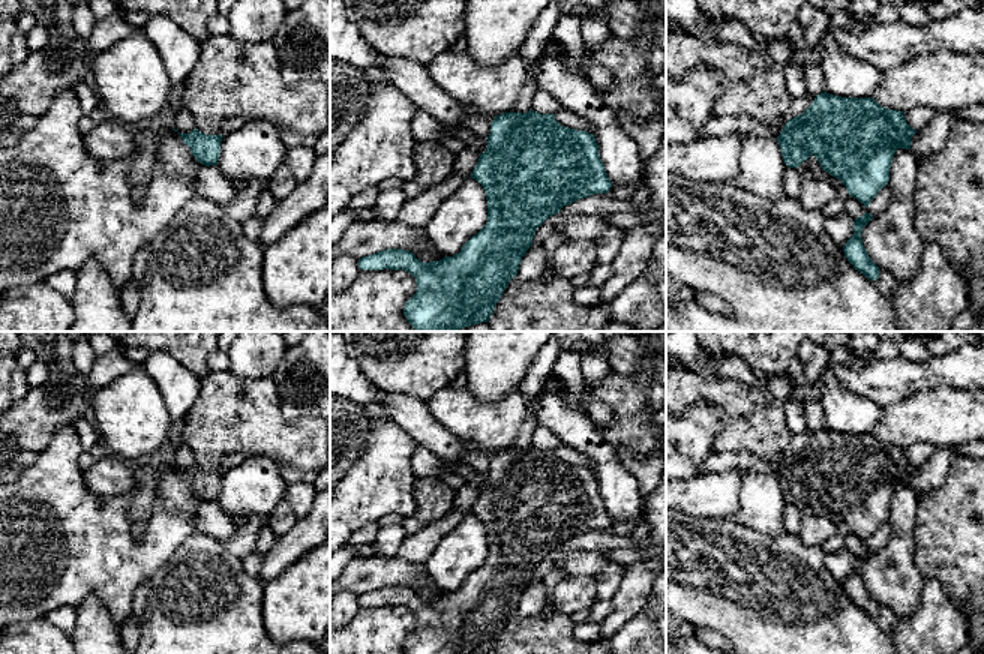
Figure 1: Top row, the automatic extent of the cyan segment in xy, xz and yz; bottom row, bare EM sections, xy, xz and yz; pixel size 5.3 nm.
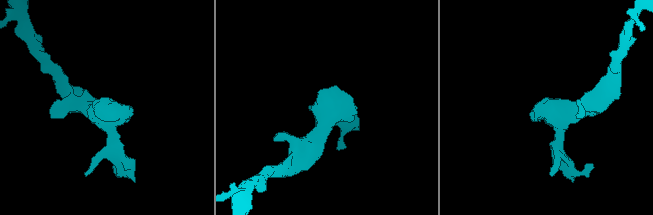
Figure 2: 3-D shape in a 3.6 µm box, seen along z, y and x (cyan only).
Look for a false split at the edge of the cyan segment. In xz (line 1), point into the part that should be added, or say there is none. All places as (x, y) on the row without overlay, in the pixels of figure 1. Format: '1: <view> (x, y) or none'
1: none

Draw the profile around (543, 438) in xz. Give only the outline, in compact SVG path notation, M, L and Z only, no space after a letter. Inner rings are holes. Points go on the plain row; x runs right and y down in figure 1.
M536 423L532 446L540 450L556 450L561 446L561 441L548 428Z

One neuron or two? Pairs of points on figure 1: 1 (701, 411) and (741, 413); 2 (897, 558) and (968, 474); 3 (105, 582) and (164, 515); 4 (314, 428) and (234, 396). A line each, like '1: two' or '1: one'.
1: two
2: two
3: one
4: one

